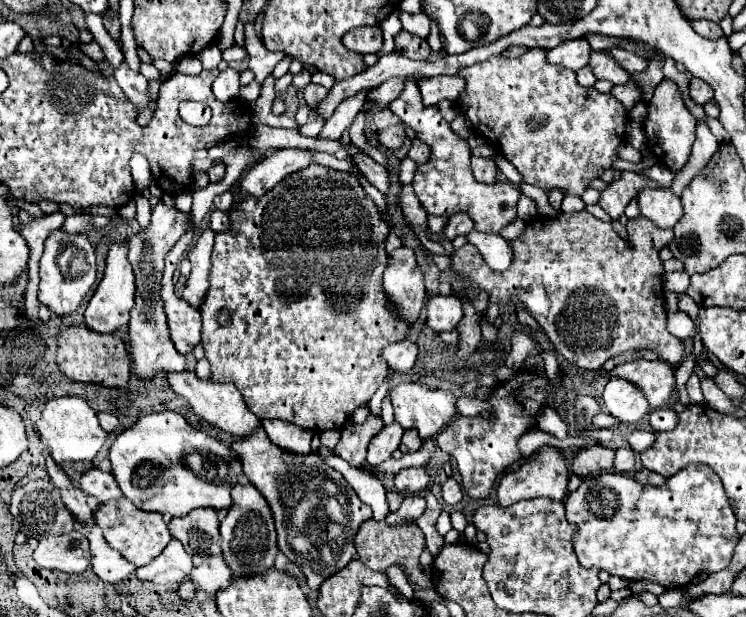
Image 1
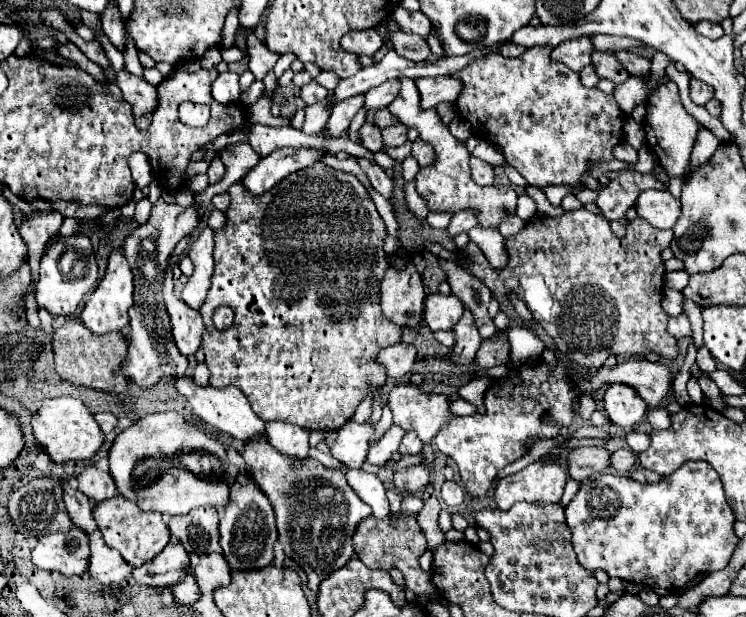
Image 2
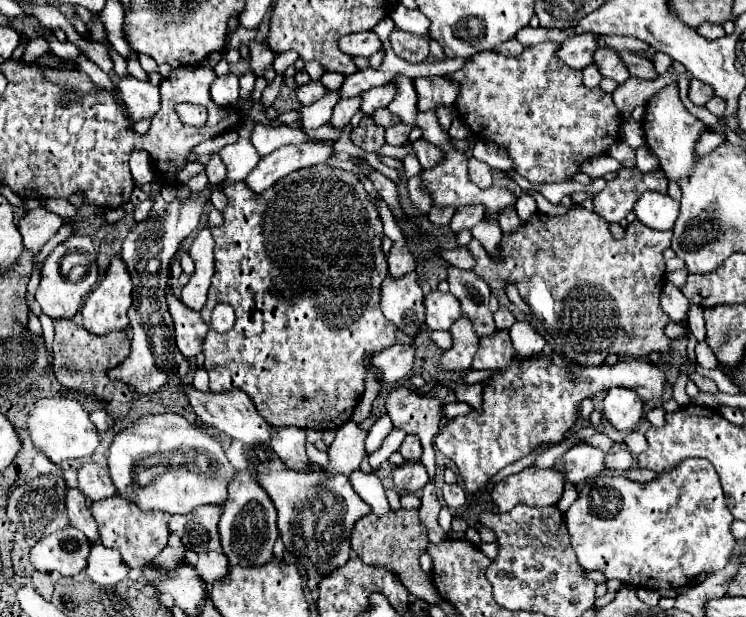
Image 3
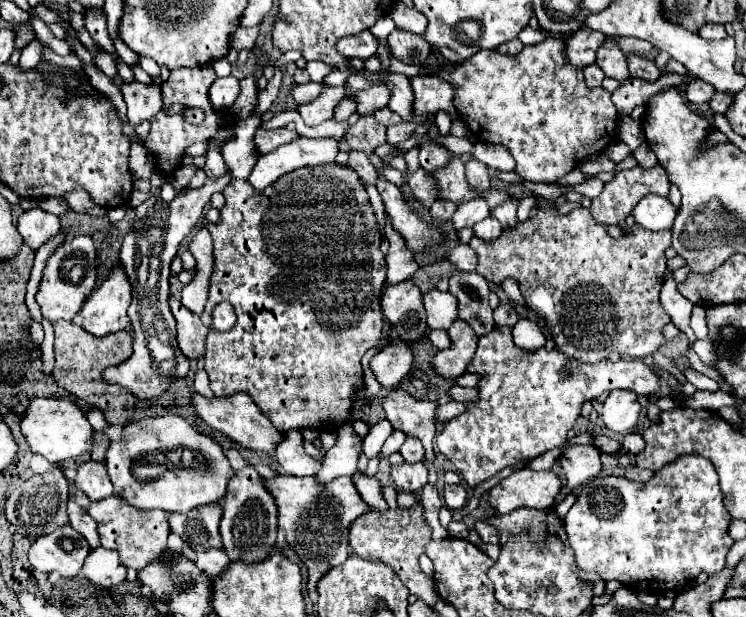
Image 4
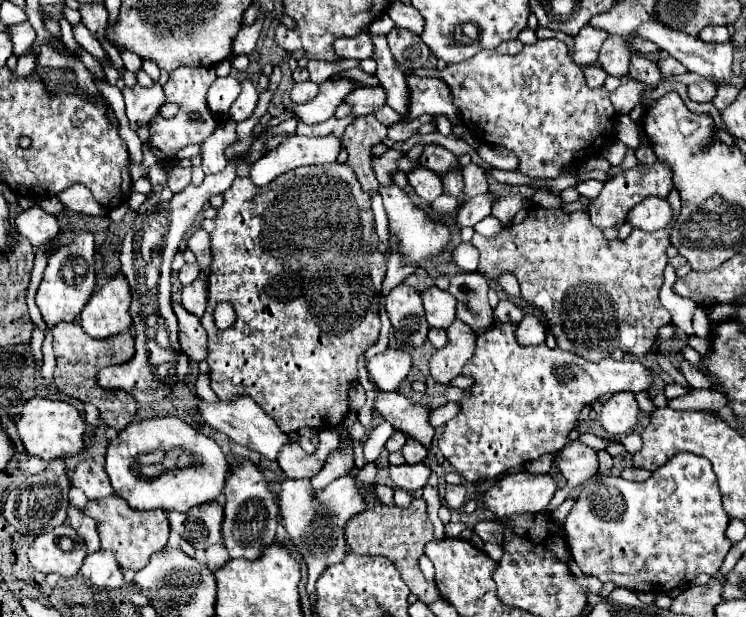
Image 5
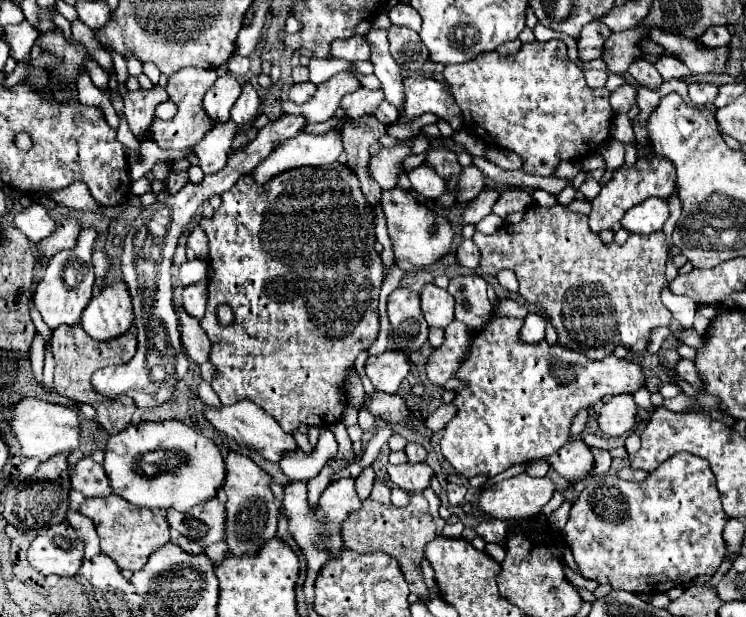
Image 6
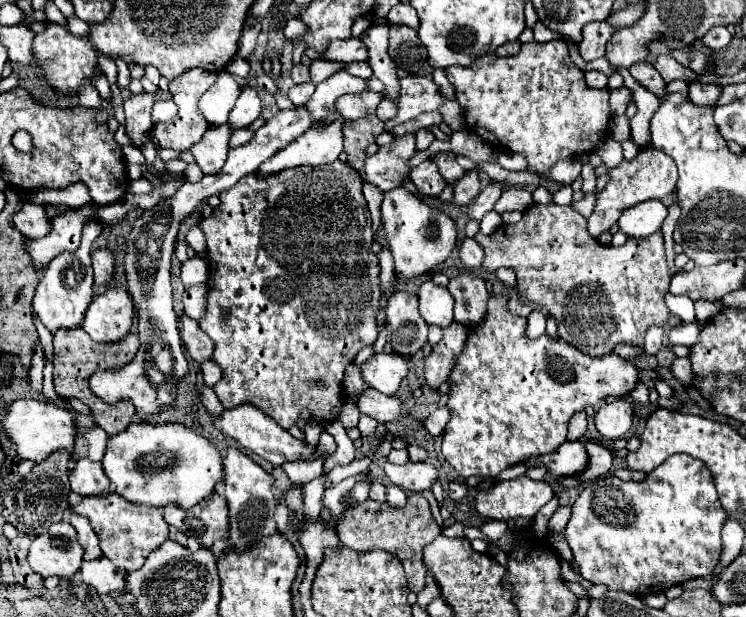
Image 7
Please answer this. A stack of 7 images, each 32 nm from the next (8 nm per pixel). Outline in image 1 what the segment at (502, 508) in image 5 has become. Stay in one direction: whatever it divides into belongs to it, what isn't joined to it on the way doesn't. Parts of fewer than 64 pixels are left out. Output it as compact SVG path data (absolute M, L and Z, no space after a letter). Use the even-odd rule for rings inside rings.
M542 446L536 450L526 464L522 464L516 472L508 472L498 486L498 504L500 506L512 506L520 500L532 500L532 498L550 498L550 500L562 500L568 490L570 480L570 466L566 462L566 456L562 450L554 446Z

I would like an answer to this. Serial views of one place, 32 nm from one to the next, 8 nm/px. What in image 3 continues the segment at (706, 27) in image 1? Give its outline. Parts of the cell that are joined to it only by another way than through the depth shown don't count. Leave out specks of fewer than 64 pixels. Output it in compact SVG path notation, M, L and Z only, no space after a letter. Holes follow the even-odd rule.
M712 22L700 24L700 26L696 28L696 32L698 32L700 36L716 36L716 38L724 36L724 28L722 28L720 24L712 24Z

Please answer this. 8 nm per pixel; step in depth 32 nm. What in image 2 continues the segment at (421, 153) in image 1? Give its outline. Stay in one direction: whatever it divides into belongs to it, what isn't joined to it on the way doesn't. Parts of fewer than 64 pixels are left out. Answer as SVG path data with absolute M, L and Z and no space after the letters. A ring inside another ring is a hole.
M414 140L412 142L412 154L410 154L412 158L416 158L418 160L418 164L422 166L422 164L430 164L432 162L432 146L430 144L424 144L422 140Z

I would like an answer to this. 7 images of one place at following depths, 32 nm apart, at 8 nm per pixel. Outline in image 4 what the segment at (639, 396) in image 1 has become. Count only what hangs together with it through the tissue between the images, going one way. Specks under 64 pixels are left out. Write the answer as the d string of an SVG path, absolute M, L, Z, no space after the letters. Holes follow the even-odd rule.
M612 390L602 404L602 420L614 432L630 432L636 428L642 406L638 396L628 390Z

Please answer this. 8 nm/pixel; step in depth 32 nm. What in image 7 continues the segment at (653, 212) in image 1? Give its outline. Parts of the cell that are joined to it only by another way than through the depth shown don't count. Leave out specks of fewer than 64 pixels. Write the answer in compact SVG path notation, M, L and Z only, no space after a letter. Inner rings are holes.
M646 200L644 204L636 204L636 208L628 208L620 216L618 226L626 236L648 236L662 228L666 216L668 208L660 200Z

